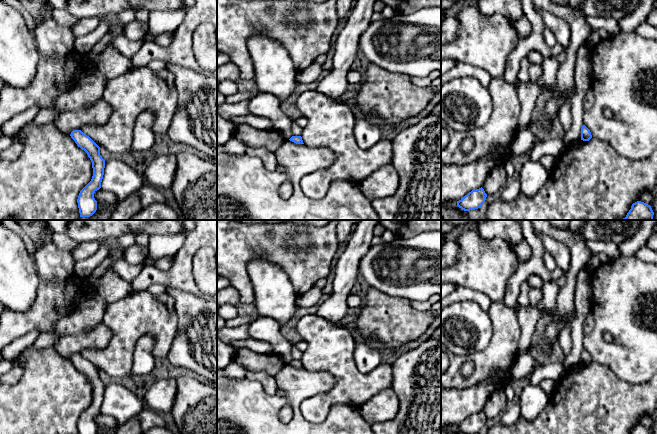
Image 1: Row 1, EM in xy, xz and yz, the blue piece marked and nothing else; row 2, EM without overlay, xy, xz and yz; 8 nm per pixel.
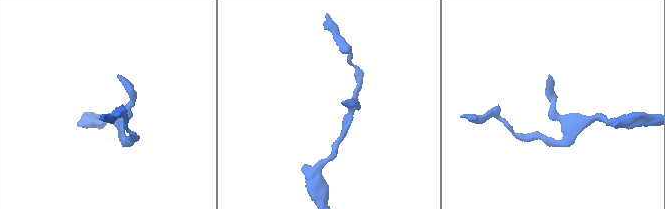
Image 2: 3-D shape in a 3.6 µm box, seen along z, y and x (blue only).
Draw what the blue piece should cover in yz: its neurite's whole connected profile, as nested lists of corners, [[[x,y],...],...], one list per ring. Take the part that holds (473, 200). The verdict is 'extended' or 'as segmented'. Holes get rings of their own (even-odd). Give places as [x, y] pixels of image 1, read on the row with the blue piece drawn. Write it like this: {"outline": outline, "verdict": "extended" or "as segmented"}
{"outline": [[[481,187],[476,190],[472,190],[465,195],[461,200],[457,201],[457,206],[464,211],[475,210],[481,207],[485,202],[487,194]]], "verdict": "as segmented"}

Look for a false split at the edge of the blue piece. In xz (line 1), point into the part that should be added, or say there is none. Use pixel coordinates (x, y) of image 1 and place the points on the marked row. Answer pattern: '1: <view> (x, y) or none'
1: none

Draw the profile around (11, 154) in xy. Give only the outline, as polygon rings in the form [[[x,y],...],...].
[[[14,140],[10,148],[0,152],[0,158],[6,161],[15,161],[21,155],[22,151],[23,143],[18,140]]]

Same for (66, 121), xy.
[[[100,99],[87,108],[59,111],[53,124],[62,134],[70,135],[73,130],[81,130],[86,125],[105,124],[111,111],[110,105]]]

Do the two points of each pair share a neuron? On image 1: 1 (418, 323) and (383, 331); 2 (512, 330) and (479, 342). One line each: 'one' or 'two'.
1: one
2: two

